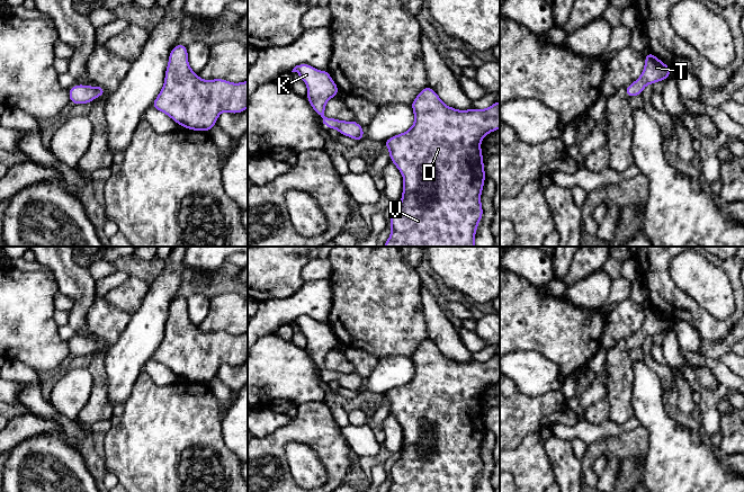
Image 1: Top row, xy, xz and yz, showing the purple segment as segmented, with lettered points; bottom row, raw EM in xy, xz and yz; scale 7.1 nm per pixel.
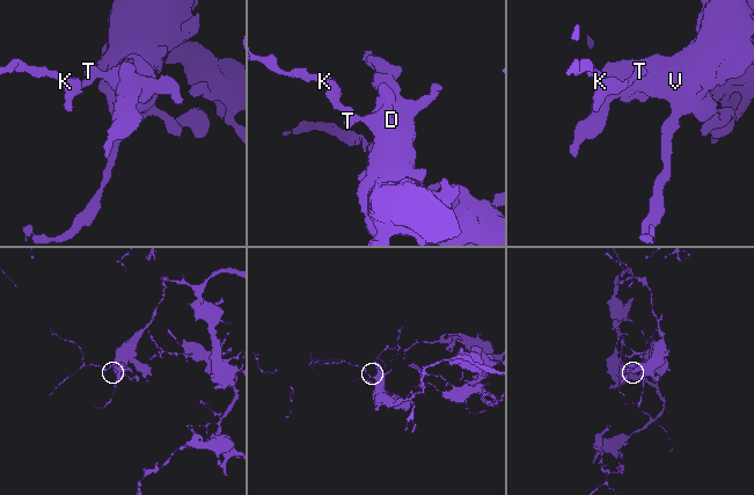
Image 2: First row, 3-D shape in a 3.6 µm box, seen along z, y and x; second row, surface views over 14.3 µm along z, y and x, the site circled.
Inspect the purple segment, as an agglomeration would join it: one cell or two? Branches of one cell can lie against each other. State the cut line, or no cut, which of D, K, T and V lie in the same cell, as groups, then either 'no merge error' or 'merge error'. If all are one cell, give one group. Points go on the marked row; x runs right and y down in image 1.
cut none; groups D K T V; no merge error

